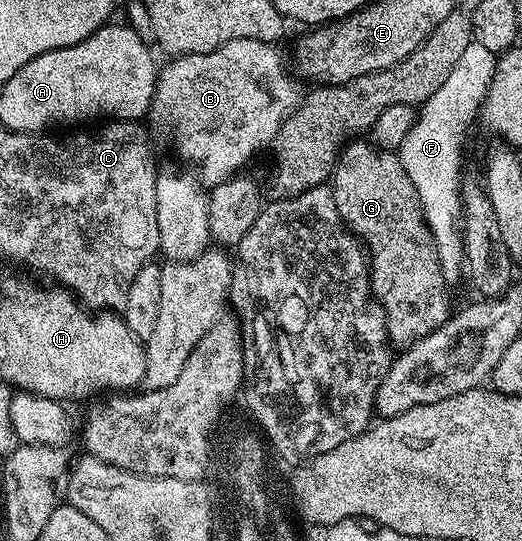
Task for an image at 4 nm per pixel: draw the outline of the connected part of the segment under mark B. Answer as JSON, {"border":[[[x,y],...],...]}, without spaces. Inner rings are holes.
{"border":[[[234,39],[207,53],[170,57],[167,65],[157,70],[149,120],[170,128],[175,151],[202,168],[200,180],[203,186],[213,187],[235,176],[245,161],[252,160],[254,153],[273,142],[287,117],[302,104],[304,92],[298,86],[299,78],[288,68],[287,58],[286,61],[282,58],[278,48],[277,44],[268,41]]]}

